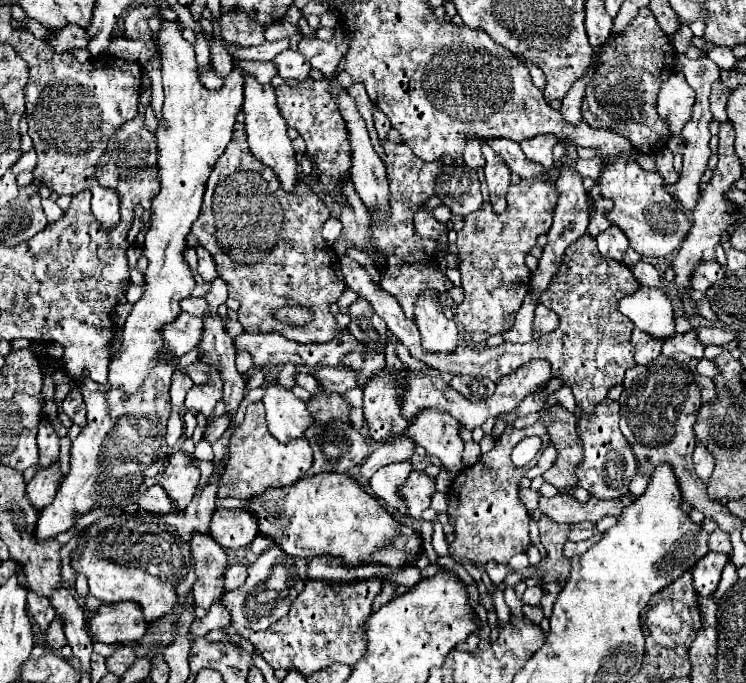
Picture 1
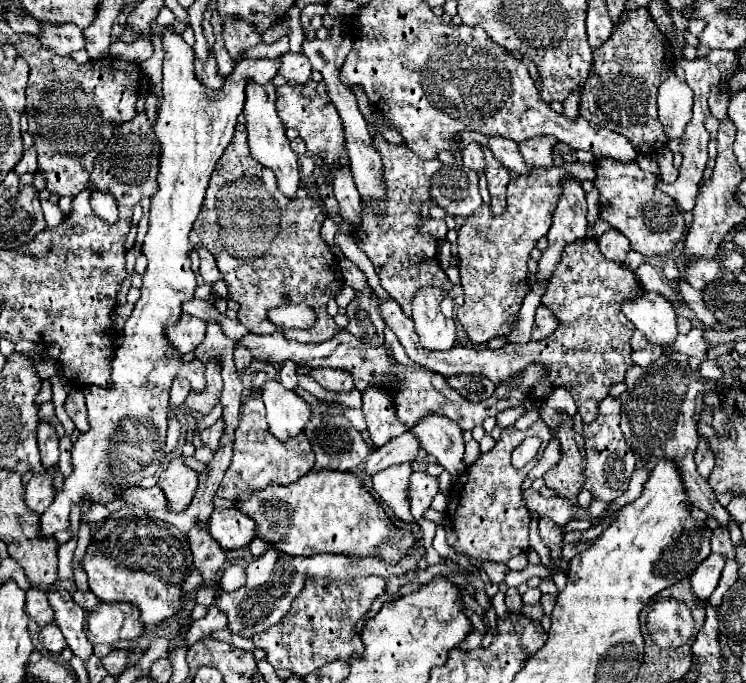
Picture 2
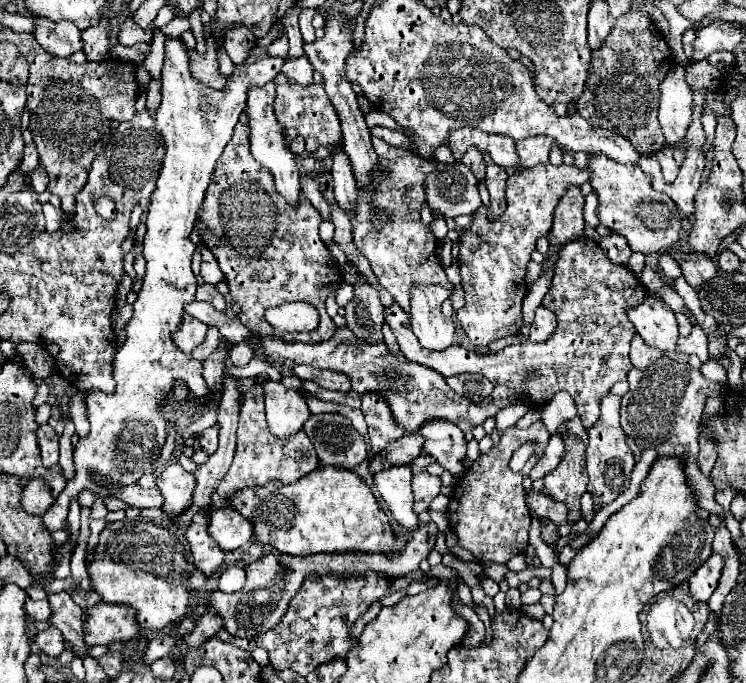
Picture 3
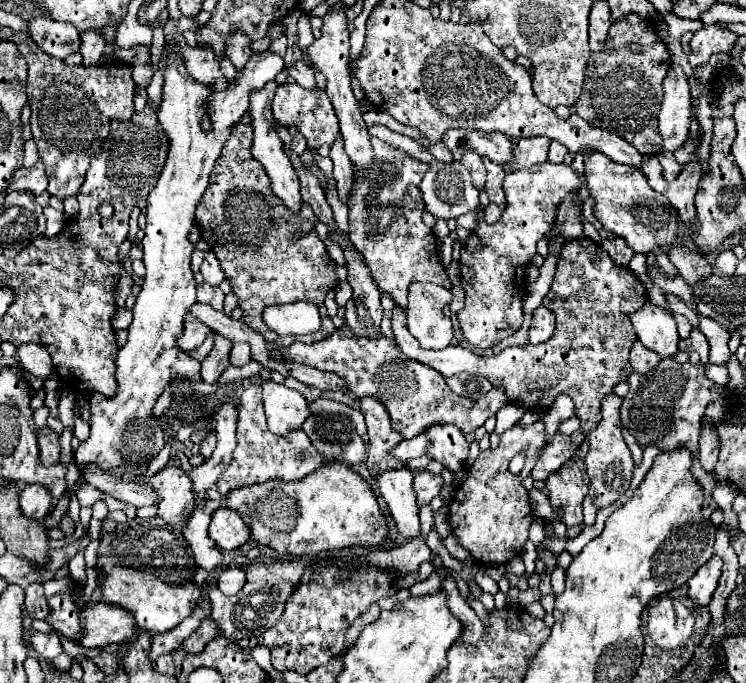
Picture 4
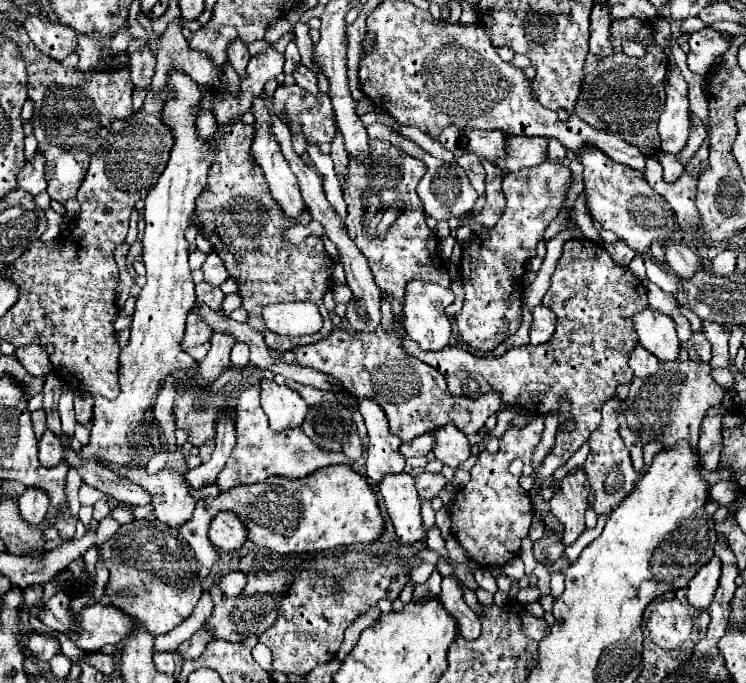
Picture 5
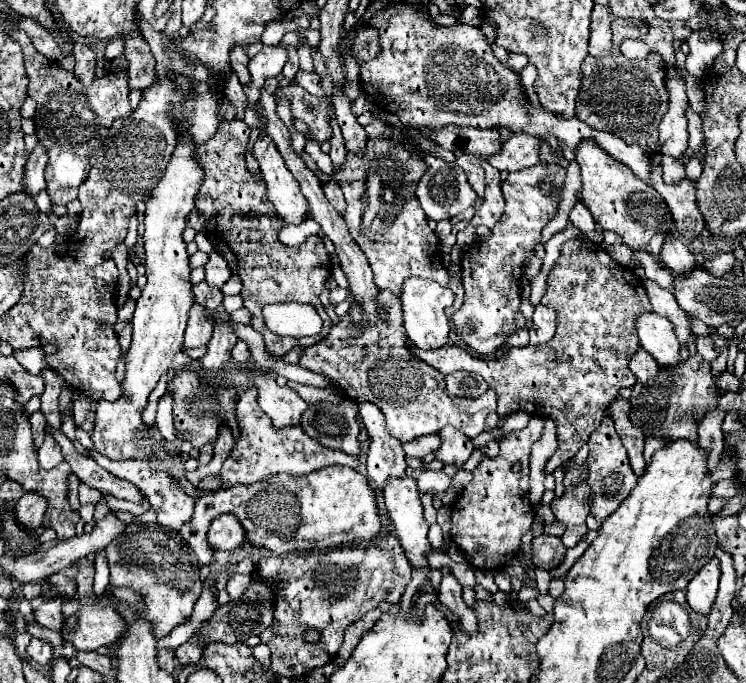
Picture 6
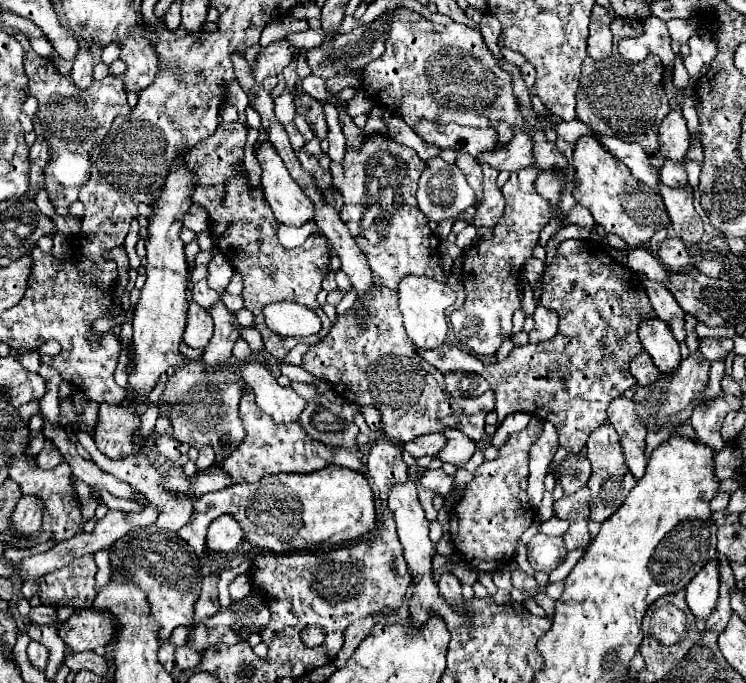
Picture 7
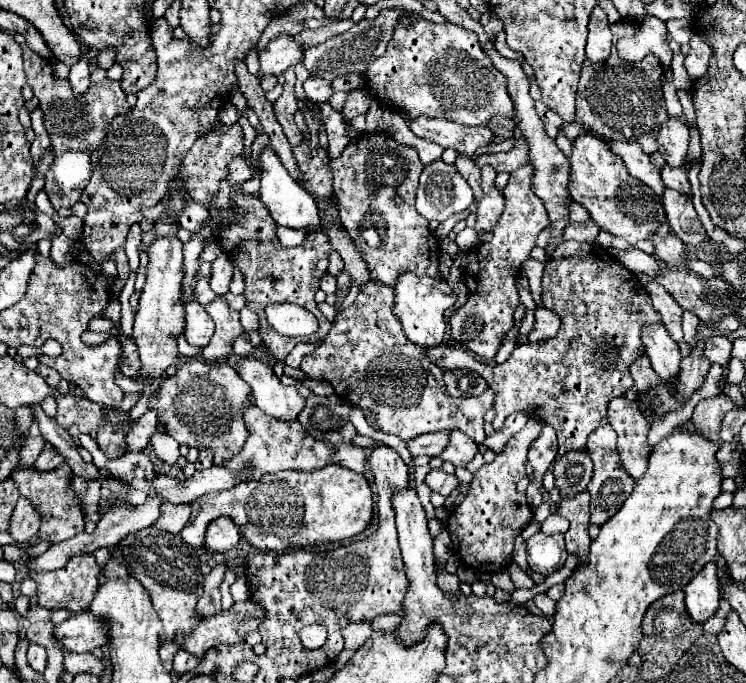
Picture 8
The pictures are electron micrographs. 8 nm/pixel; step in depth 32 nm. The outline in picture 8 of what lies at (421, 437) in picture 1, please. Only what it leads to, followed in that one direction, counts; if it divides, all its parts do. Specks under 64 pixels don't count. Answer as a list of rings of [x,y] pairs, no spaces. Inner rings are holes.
[[[450,432],[448,448],[444,448],[440,458],[444,462],[452,462],[454,466],[466,466],[476,452],[478,452],[478,446],[474,440],[470,440],[462,432]]]

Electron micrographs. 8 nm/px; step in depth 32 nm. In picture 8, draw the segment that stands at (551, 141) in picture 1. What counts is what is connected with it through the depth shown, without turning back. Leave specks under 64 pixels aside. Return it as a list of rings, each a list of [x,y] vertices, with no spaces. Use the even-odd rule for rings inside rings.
[[[516,136],[516,142],[510,152],[482,154],[476,158],[478,166],[490,164],[496,172],[514,172],[516,168],[522,168],[526,162],[528,162],[528,142],[524,136]]]

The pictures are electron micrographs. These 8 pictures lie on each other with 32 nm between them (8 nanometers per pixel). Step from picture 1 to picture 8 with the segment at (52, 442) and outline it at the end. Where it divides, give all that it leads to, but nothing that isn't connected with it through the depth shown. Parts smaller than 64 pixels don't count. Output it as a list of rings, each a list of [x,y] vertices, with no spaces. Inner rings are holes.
[[[46,444],[34,466],[36,466],[36,470],[54,470],[62,462],[64,462],[64,458],[56,452],[56,448],[52,448],[52,444]]]

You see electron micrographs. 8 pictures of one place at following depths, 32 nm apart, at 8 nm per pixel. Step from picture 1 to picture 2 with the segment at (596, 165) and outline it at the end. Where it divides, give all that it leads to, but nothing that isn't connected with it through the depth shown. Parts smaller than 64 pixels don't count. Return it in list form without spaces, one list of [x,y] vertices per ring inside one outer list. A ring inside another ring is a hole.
[[[596,158],[592,162],[576,162],[574,160],[574,162],[564,162],[560,168],[558,166],[536,168],[530,176],[518,176],[518,180],[512,180],[508,184],[508,206],[506,206],[504,214],[492,216],[490,206],[482,204],[472,216],[468,216],[466,224],[458,230],[458,270],[462,276],[462,288],[464,288],[466,300],[456,310],[456,316],[474,344],[484,344],[494,336],[506,336],[514,328],[522,300],[530,290],[526,260],[528,260],[532,248],[536,246],[536,240],[540,236],[546,236],[548,228],[552,226],[552,212],[554,212],[556,202],[562,194],[560,180],[566,174],[574,176],[578,180],[588,180],[588,178],[594,180],[596,178],[596,164],[598,164]]]

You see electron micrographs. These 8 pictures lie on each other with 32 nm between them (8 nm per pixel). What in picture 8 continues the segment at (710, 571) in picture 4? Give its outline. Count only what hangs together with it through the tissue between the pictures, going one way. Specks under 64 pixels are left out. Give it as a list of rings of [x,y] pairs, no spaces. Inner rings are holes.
[[[706,564],[688,586],[684,586],[686,610],[696,622],[706,622],[718,610],[718,576],[716,564]]]

